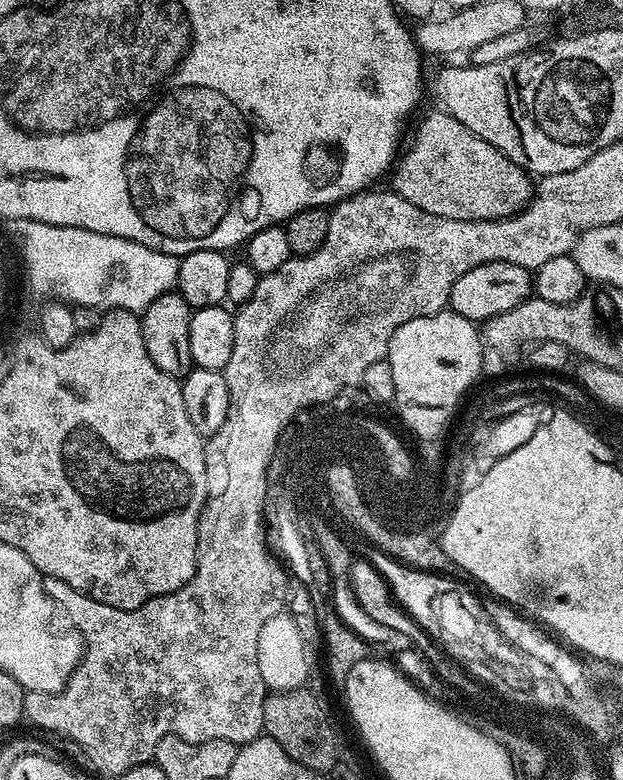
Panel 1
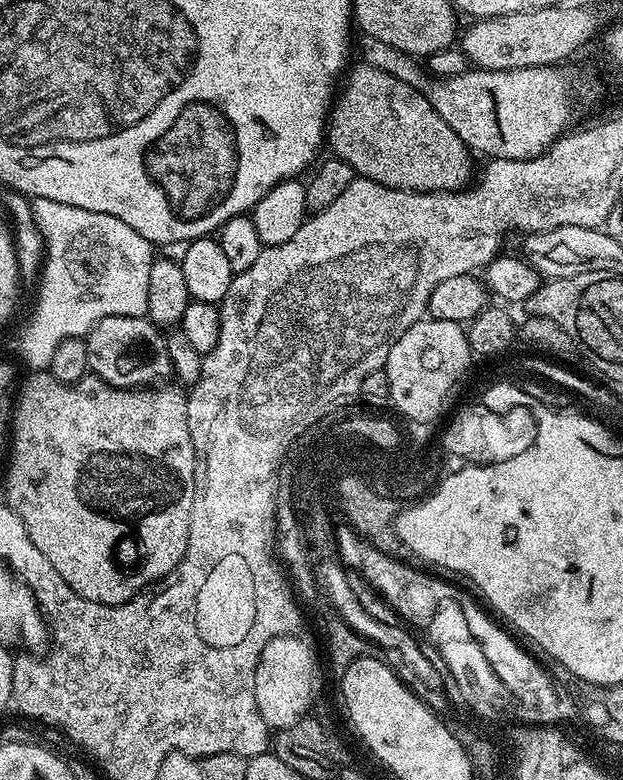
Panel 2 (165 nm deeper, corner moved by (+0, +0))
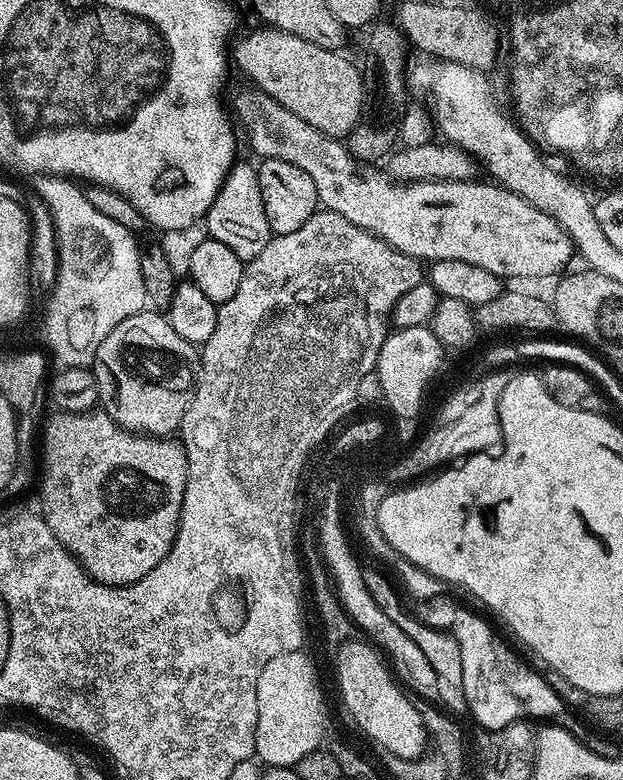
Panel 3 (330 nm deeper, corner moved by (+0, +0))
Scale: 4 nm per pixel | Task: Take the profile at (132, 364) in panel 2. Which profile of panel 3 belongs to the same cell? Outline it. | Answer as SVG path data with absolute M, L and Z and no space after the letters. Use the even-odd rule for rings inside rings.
M155 310L139 312L126 318L126 322L118 322L118 326L106 334L106 342L98 346L94 375L99 403L103 411L120 427L127 428L130 432L167 437L179 429L184 411L192 401L197 368L197 349L186 342L186 338L181 338L174 326L170 326L167 315Z

